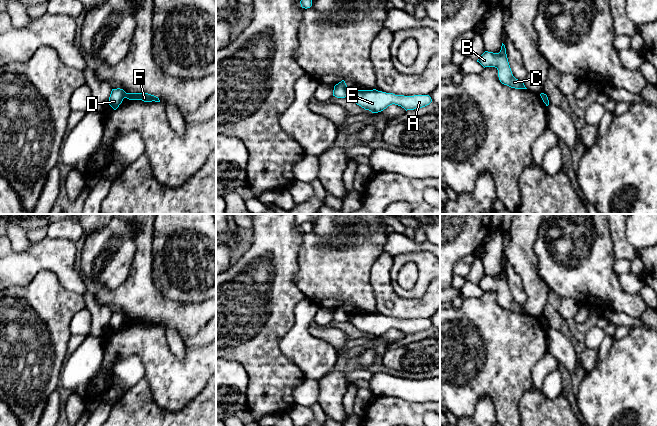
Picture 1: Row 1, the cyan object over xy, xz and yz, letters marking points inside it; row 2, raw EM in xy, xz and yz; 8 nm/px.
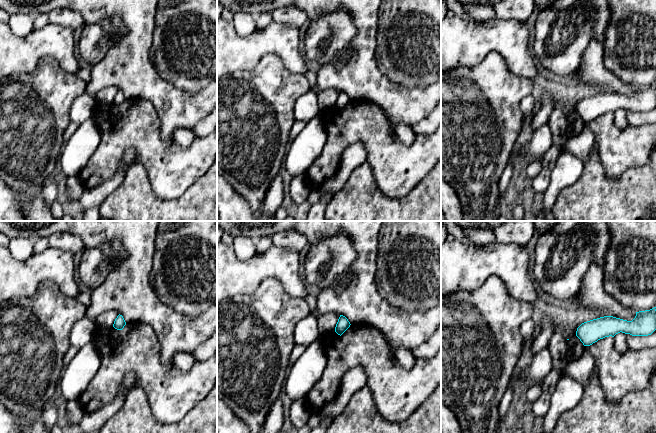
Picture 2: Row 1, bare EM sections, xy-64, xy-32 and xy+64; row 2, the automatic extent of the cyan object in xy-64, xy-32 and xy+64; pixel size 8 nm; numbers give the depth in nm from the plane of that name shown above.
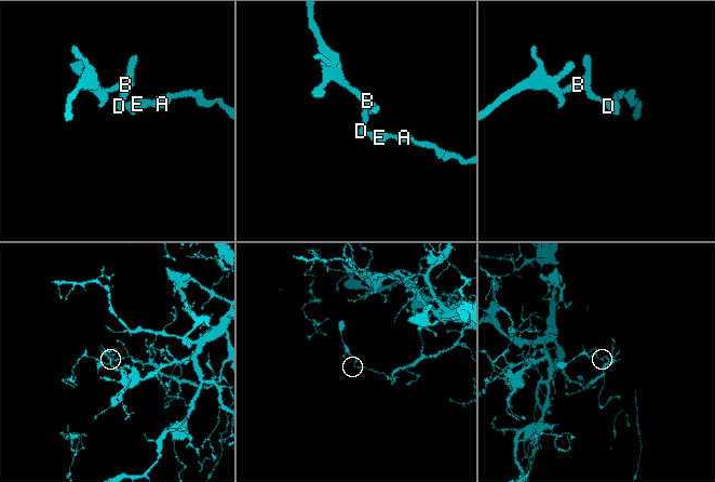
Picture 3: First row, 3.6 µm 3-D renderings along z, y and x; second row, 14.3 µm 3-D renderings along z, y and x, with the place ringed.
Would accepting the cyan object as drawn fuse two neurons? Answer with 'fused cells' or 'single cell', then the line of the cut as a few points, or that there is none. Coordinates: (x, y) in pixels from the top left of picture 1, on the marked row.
fused cells; cut in xy along (126, 93), (124, 97)

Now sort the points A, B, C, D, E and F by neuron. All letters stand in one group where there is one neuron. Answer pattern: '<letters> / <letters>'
A E F / B C D

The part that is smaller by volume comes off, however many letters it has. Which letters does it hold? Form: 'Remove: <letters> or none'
Remove: B, C, D

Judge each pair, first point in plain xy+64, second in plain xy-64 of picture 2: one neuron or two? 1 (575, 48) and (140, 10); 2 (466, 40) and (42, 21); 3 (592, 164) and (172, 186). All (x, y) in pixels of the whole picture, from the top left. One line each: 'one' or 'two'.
1: two
2: two
3: two

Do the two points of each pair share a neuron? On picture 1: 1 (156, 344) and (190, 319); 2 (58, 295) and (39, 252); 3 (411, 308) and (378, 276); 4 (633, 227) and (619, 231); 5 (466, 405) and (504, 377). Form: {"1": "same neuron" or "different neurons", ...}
{"1": "different neurons", "2": "different neurons", "3": "same neuron", "4": "different neurons", "5": "same neuron"}

